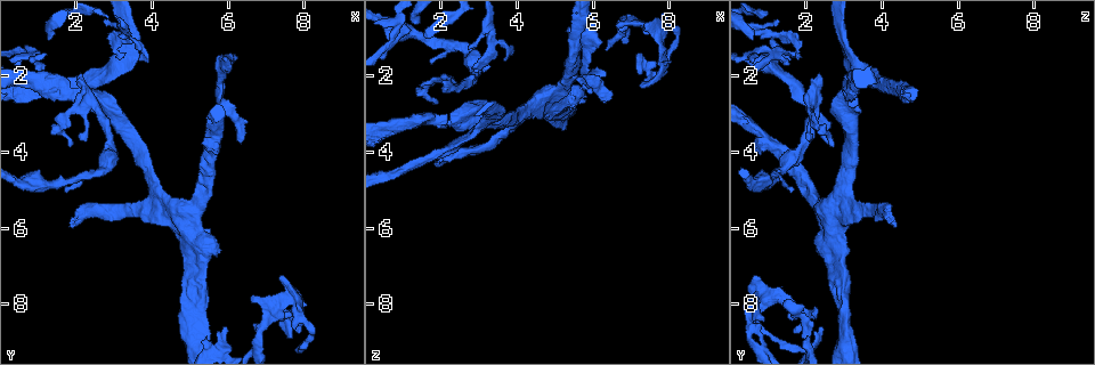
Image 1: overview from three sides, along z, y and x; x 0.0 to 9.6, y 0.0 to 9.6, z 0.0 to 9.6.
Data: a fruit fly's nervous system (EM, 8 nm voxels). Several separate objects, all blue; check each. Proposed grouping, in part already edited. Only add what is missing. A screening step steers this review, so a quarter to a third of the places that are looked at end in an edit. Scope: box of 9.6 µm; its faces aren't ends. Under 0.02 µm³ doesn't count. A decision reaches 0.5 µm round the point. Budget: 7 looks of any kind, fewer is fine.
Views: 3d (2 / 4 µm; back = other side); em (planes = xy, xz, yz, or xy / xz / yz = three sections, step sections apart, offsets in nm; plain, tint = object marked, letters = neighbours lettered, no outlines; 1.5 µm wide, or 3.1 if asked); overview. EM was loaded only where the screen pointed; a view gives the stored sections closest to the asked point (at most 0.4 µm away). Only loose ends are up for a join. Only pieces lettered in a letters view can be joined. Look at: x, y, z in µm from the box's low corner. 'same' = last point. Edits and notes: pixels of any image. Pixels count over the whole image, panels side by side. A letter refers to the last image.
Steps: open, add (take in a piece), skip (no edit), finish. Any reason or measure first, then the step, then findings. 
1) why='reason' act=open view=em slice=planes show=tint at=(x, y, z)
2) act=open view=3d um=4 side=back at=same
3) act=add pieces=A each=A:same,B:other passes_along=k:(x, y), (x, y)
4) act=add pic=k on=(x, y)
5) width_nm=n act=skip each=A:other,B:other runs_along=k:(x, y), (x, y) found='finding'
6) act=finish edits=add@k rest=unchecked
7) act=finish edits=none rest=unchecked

why='free end' act=open view=em slice=planes show=tint at=(6.55, 7.80, 0.70)

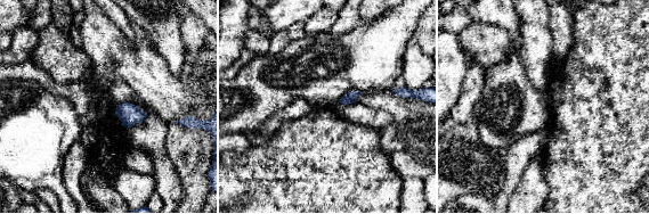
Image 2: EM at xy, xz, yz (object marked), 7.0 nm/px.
why='what lies round it' act=open view=em slice=planes show=letters at=same

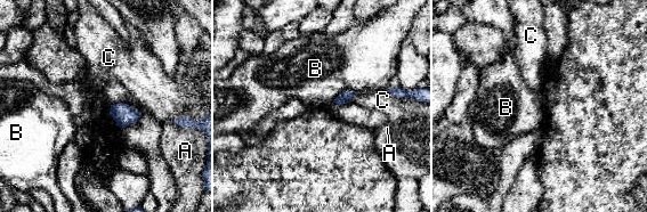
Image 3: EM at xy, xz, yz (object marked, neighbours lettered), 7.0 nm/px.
act=skip each=A:other,B:other,C:other border=3:(358, 92), (342, 91), (332, 102) found='no lettered piece goes on from it'

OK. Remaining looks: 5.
why='free end' act=open view=em slice=planes show=tint at=(2.05, 2.50, 2.00)

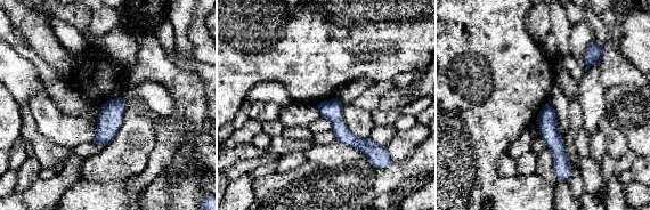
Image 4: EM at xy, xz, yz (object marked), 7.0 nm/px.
act=open view=em slice=planes show=letters at=same

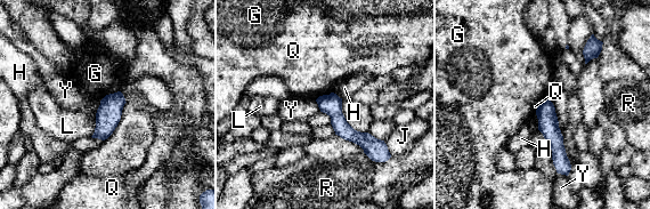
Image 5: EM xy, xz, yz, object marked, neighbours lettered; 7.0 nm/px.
width_nm=140 act=skip each=G:other,H:other,J:other,L:other,Q:other,R:other,Y:other runs_along=5:(319, 101), (354, 136), (375, 147) found='none of them fits'

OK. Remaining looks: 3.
act=open view=em slice=xz step=4 show=tint at=(1.00, 1.80, 0.70)

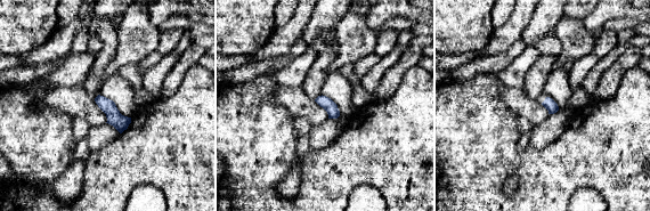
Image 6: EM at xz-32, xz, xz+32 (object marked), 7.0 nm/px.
act=open view=em slice=planes show=letters at=same

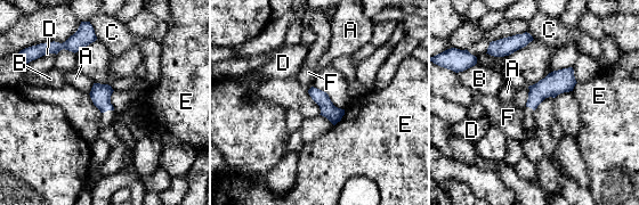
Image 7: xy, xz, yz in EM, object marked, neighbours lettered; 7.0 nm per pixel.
act=skip each=A:other,B:other,C:other,D:other,E:other,F:other border=7:(94, 83), (89, 93) found='none of them fits'

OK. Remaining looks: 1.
act=finish edits=none rest=unchecked

